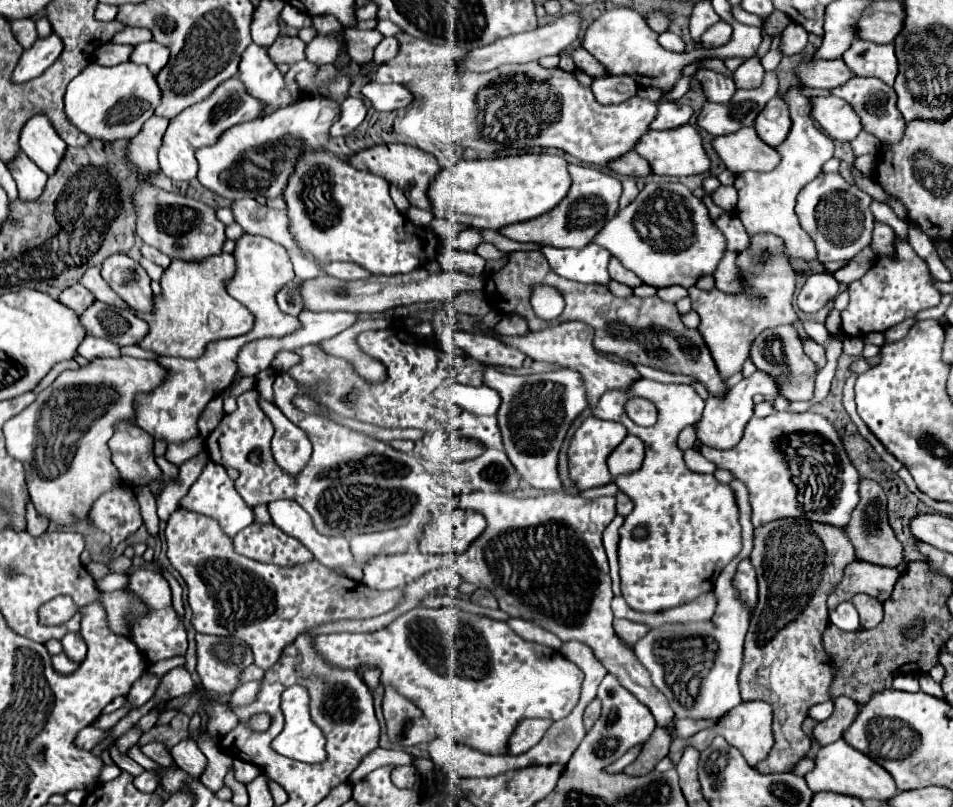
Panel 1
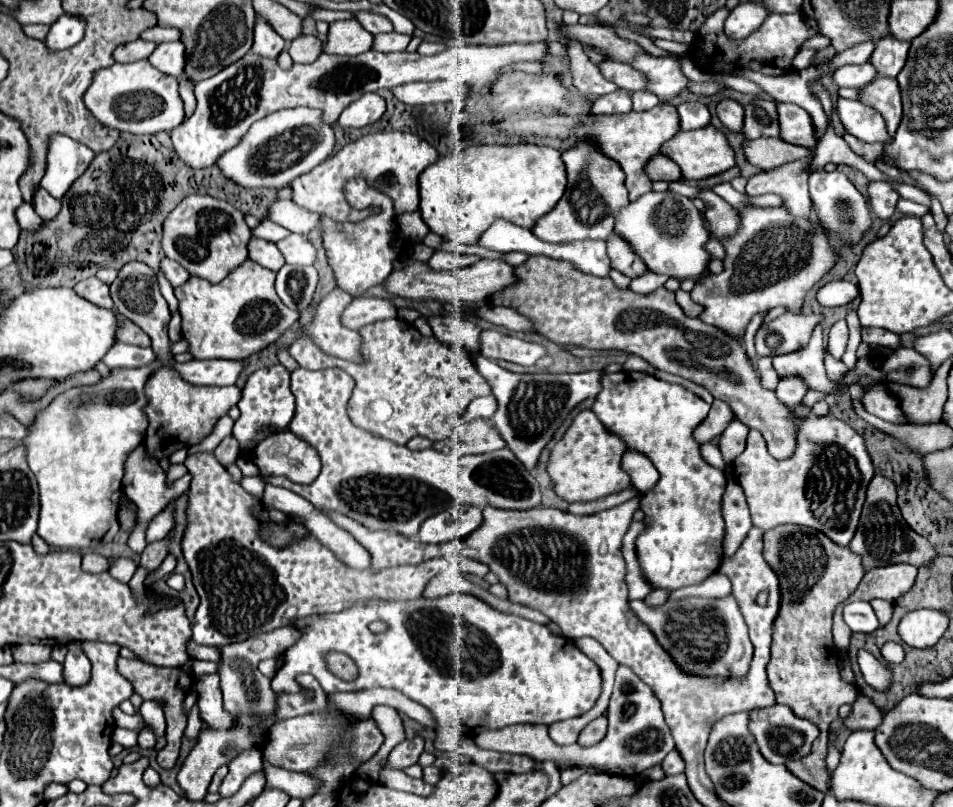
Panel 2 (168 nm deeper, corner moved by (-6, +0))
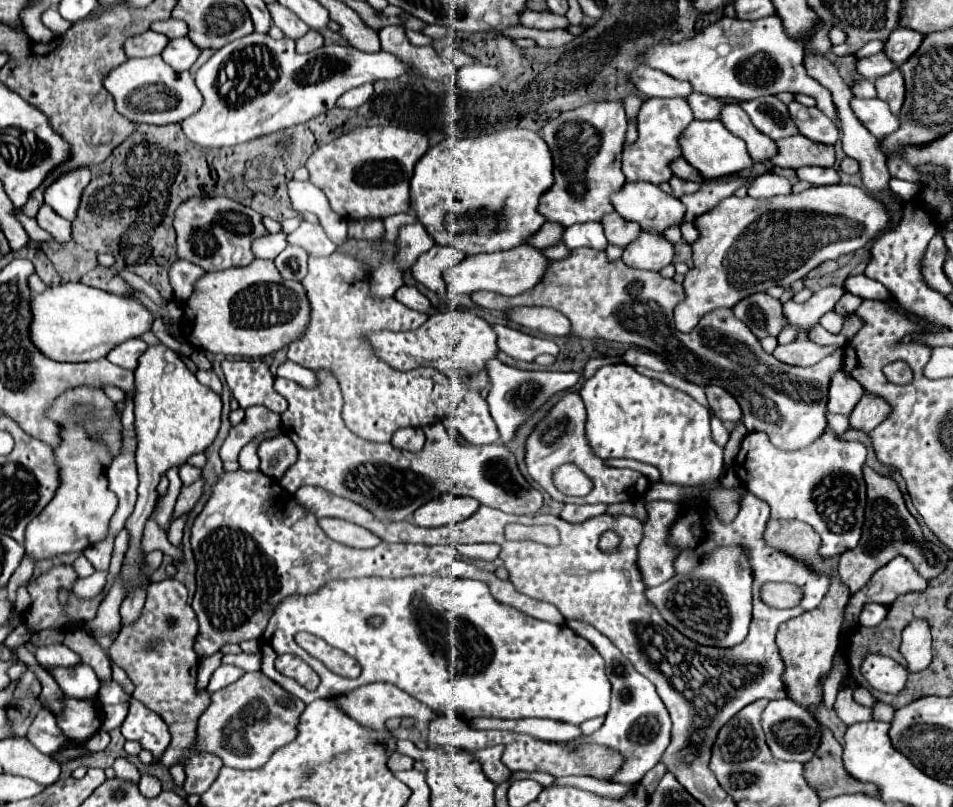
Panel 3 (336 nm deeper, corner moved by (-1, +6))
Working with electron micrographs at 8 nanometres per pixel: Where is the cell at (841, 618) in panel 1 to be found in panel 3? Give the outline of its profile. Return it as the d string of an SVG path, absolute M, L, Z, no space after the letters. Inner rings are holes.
M867 604L867 606L863 606L863 610L859 614L859 624L861 626L875 626L885 616L887 616L887 610L881 604Z

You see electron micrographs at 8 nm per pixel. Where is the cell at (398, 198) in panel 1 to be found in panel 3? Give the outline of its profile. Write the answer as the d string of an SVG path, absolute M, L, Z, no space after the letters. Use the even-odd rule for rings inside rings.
M407 212L391 216L391 218L385 218L383 220L383 224L385 224L385 240L397 240L401 226L415 224L415 222L417 222L417 218L413 214L407 214Z

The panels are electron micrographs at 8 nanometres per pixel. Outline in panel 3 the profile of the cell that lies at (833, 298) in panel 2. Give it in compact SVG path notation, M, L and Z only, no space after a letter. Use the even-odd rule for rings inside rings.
M863 274L849 276L843 282L843 290L851 292L855 296L861 296L863 300L891 300L891 296L883 284L879 284L877 280L871 280Z

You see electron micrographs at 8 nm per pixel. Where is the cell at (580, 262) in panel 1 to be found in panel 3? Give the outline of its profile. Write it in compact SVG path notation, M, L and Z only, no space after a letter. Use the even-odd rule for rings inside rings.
M599 222L569 226L563 232L561 242L571 250L581 248L581 246L587 246L587 248L593 248L593 250L605 250L607 248L607 238L603 236L603 226Z

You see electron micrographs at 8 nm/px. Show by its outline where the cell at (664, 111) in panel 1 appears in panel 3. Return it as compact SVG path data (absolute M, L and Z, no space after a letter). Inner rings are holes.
M697 92L687 96L687 104L691 106L693 116L697 120L715 120L715 118L719 118L721 108L725 106L725 102L711 98L711 96L705 96L705 94L697 94Z

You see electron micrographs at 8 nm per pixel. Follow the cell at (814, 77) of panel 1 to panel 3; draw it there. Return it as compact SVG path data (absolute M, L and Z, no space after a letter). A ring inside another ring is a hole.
M883 52L873 54L873 56L867 56L867 58L859 58L855 66L857 66L859 74L865 76L867 80L875 80L875 78L885 76L891 70L895 70L895 64Z

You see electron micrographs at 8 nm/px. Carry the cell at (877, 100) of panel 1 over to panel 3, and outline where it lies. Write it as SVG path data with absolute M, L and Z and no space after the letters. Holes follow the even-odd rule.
M895 68L891 74L885 74L883 78L877 78L875 88L877 88L877 98L887 102L889 110L893 114L899 114L899 108L901 108L903 96L905 96L903 76L901 76L899 68Z

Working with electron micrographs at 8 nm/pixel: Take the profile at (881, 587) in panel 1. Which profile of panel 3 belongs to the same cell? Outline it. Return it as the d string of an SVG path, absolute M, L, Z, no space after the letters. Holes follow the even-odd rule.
M899 556L891 560L887 566L879 568L871 576L871 582L867 582L863 590L855 592L849 598L847 610L843 616L841 634L849 634L857 628L857 618L859 618L863 604L869 604L869 602L891 604L899 594L907 594L913 590L925 590L925 586L927 586L927 580L917 574L917 570L907 558Z

